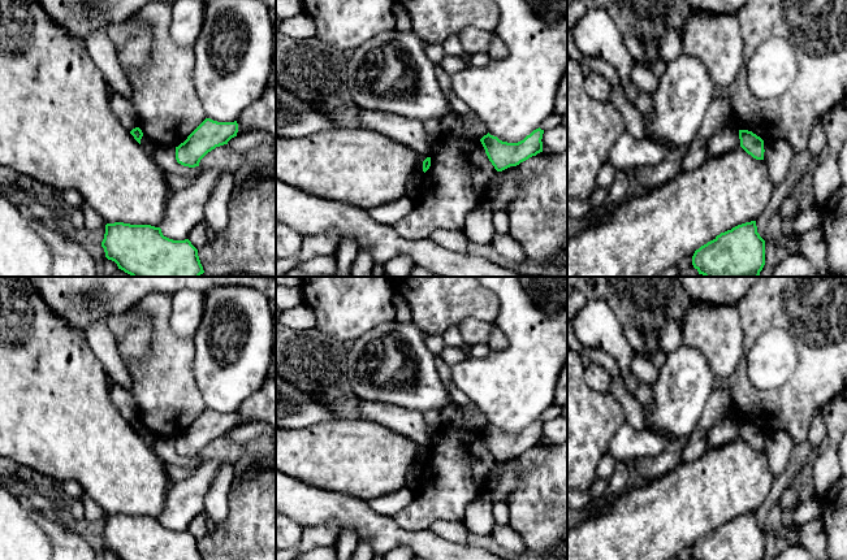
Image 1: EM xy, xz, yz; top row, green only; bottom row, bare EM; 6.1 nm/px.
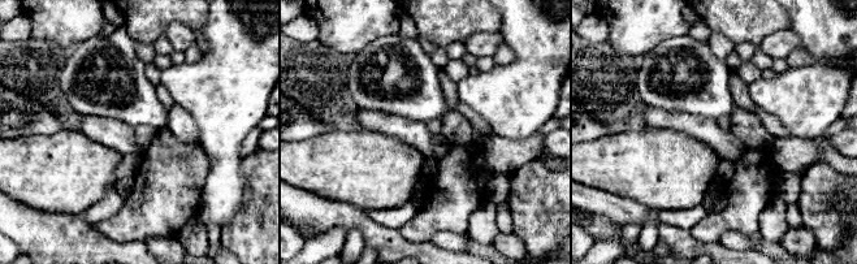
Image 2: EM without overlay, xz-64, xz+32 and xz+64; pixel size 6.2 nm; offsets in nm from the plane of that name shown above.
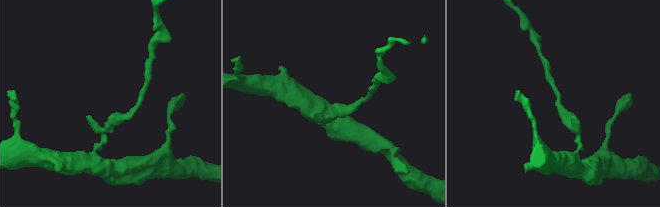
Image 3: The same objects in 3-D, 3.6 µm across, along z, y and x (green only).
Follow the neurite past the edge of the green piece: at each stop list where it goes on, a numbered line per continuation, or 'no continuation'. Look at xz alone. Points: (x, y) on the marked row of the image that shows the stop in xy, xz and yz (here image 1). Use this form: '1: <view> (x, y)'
no continuation

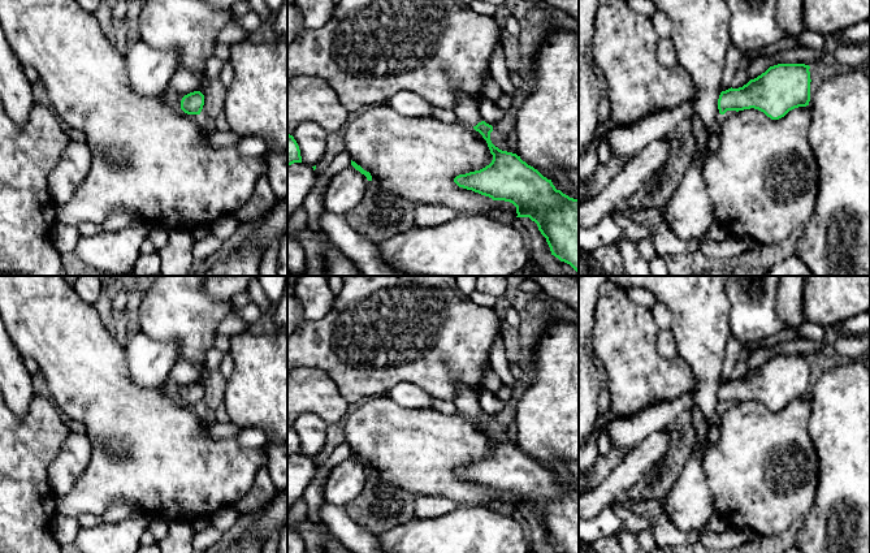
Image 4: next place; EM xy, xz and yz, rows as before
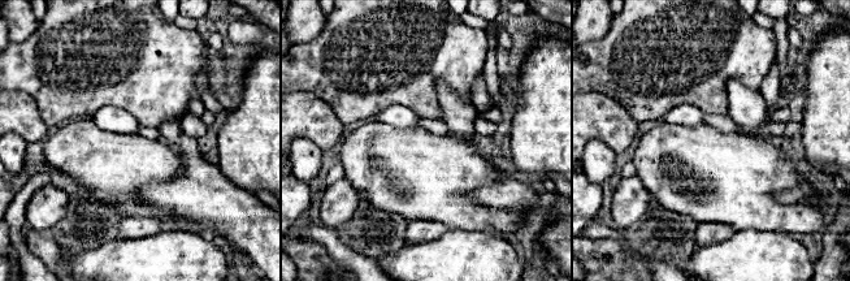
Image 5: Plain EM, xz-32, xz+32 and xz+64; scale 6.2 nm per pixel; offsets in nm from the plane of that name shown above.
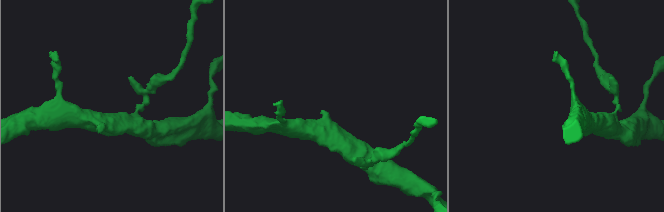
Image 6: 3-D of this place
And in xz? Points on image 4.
1: xz (467, 108)

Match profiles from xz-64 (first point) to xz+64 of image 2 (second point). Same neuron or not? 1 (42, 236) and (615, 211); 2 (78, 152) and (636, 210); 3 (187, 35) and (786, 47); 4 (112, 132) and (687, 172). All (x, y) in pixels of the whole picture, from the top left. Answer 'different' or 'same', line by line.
1: same
2: different
3: same
4: different

